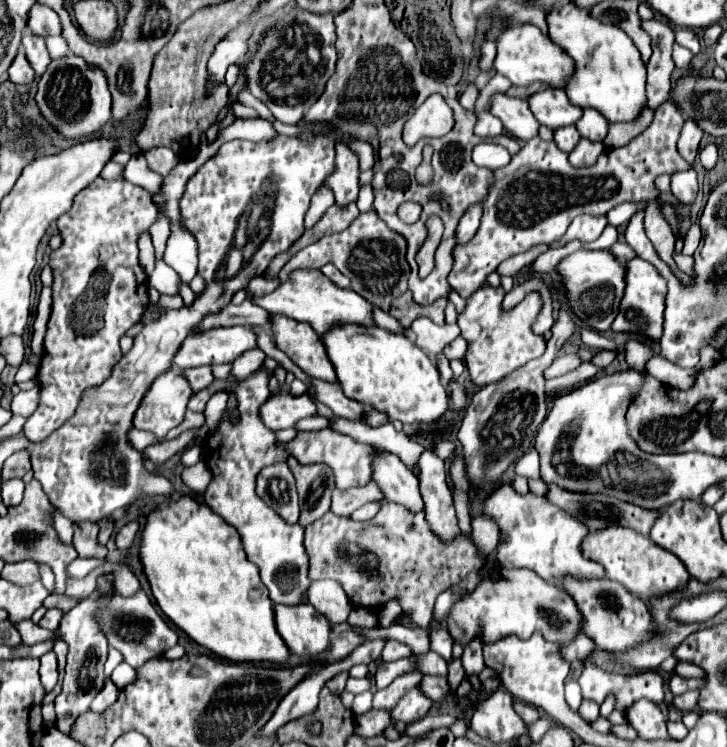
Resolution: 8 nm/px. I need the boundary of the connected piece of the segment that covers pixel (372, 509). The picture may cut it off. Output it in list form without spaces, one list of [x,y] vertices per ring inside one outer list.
[[[367,504],[367,506],[362,506],[355,510],[350,518],[354,521],[365,522],[365,520],[369,520],[379,508],[381,508],[381,504]]]

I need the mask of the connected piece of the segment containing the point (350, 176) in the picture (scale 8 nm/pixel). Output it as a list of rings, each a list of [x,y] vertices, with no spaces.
[[[337,142],[335,148],[337,148],[337,158],[335,158],[337,170],[333,172],[333,176],[329,176],[327,186],[335,194],[335,204],[347,206],[349,202],[357,200],[359,192],[359,174],[361,174],[359,156],[351,150],[349,144]]]

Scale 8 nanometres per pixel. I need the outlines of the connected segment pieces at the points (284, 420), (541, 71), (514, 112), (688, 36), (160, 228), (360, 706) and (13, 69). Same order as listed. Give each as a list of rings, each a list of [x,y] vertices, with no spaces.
[[[279,392],[261,406],[263,424],[271,430],[293,428],[299,420],[309,416],[317,416],[317,406],[309,394],[291,396],[289,392]]]
[[[521,24],[503,30],[501,36],[497,38],[495,70],[517,86],[527,86],[539,80],[547,82],[553,88],[563,88],[565,80],[573,74],[573,60],[567,56],[563,48],[553,44],[553,40],[547,34],[543,34],[537,26]]]
[[[495,92],[491,96],[491,108],[489,112],[497,116],[505,130],[521,140],[531,140],[539,134],[539,122],[531,114],[527,100],[523,98],[511,98],[503,92]]]
[[[675,28],[675,34],[677,34],[677,44],[689,48],[693,54],[701,52],[701,44],[697,34],[689,28]]]
[[[159,210],[159,220],[155,220],[155,226],[149,228],[149,234],[151,234],[151,238],[153,238],[153,246],[155,246],[155,256],[157,256],[157,258],[163,256],[167,236],[171,234],[171,232],[169,232],[169,222],[171,222],[171,220],[167,220],[167,214],[165,214],[163,210]]]
[[[363,692],[363,694],[357,694],[355,696],[355,700],[353,700],[353,706],[351,706],[351,710],[357,714],[357,712],[369,712],[371,710],[371,698],[373,698],[373,694],[371,692]]]
[[[23,50],[17,52],[17,56],[15,56],[15,60],[13,60],[13,64],[9,66],[7,72],[9,72],[9,80],[11,80],[13,84],[29,84],[29,82],[33,82],[33,78],[35,78],[35,72],[33,72],[33,68],[29,66]]]

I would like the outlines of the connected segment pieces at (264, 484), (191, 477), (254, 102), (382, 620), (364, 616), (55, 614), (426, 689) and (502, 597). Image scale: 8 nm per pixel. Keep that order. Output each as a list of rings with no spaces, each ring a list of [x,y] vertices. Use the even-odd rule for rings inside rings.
[[[277,462],[267,466],[257,476],[257,494],[259,498],[273,508],[285,522],[299,522],[299,500],[295,490],[295,478],[287,464]]]
[[[197,462],[195,466],[185,468],[181,472],[181,478],[183,478],[183,484],[191,492],[199,492],[201,494],[207,488],[207,484],[211,482],[211,472],[209,472],[209,468],[203,462]]]
[[[246,89],[241,90],[238,93],[239,103],[254,108],[258,115],[264,119],[270,120],[271,122],[275,121],[274,116],[270,110],[267,110],[267,106],[263,104],[259,99],[255,98],[250,92]]]
[[[389,602],[389,610],[383,610],[381,614],[379,614],[379,626],[381,628],[387,628],[387,626],[391,626],[391,622],[393,622],[393,618],[401,612],[401,608],[399,608],[399,604],[397,602]]]
[[[353,608],[353,612],[349,614],[349,622],[357,624],[357,626],[365,626],[365,628],[373,628],[377,624],[377,616],[373,616],[369,610],[361,610],[361,608]]]
[[[47,610],[39,622],[39,626],[47,628],[47,630],[57,630],[59,624],[61,624],[61,612],[59,610]]]
[[[425,674],[419,688],[423,688],[423,694],[431,696],[433,702],[439,702],[449,694],[449,684],[447,684],[445,676],[429,676],[429,674]]]
[[[501,568],[501,570],[495,570],[493,574],[487,574],[473,592],[469,592],[459,602],[455,602],[445,622],[447,622],[447,630],[451,638],[459,642],[461,646],[467,646],[473,638],[479,638],[483,644],[501,640],[503,636],[509,636],[509,634],[517,634],[519,638],[529,638],[535,630],[543,632],[545,640],[551,640],[555,644],[569,644],[573,636],[579,634],[579,626],[581,626],[579,618],[581,616],[579,616],[575,602],[555,584],[545,582],[531,570],[503,570]]]

